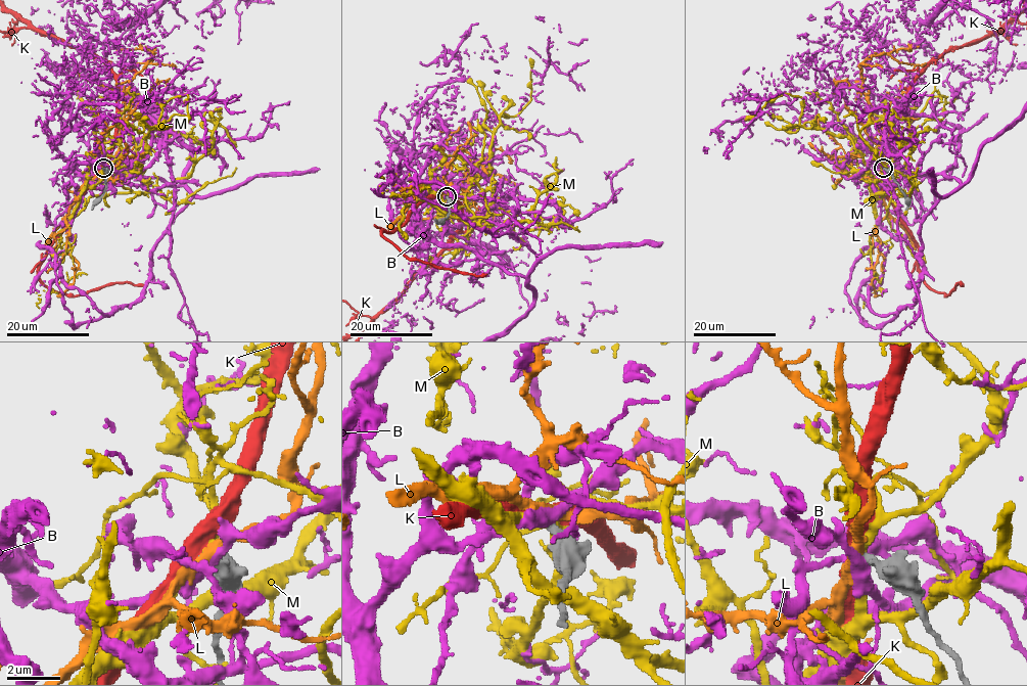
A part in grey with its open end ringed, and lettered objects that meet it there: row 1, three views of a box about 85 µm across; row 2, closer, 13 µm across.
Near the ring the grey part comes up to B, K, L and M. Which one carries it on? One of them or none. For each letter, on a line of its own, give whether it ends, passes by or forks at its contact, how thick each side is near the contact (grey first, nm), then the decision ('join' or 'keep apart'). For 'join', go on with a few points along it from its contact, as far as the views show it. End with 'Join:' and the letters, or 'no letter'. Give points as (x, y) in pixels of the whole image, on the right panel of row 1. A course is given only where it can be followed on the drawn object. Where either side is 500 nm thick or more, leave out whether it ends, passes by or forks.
B: it forks | 360/360 nm | keep apart
K: 280/550 nm | keep apart
L: it passes by | 300/320 nm | keep apart
M: it passes by | 320/300 nm | keep apart
Join: no letter

